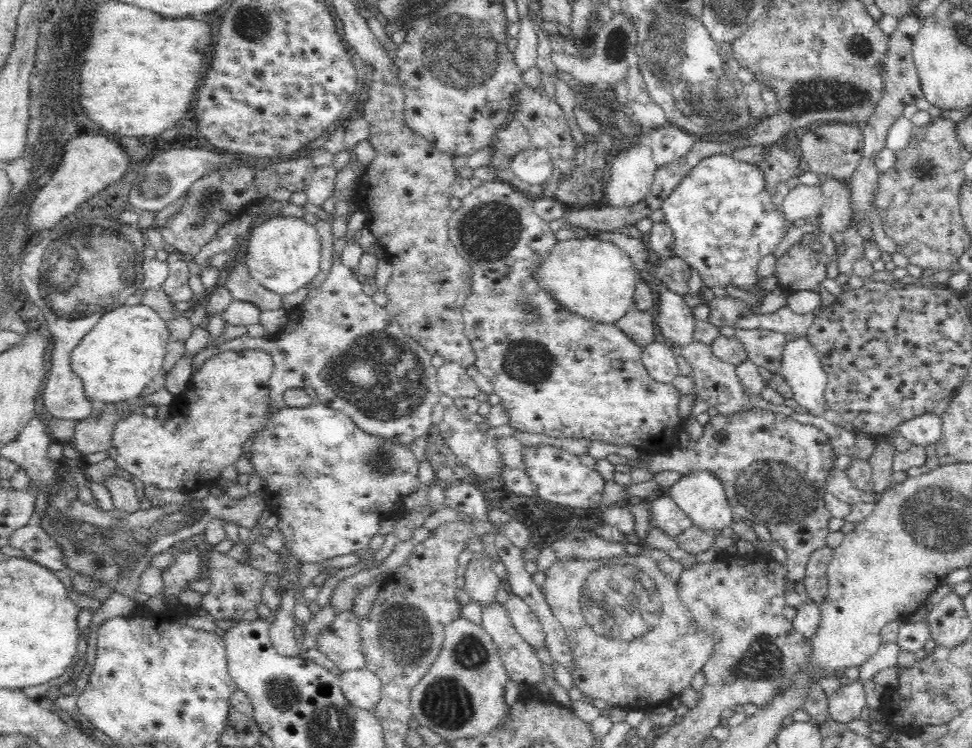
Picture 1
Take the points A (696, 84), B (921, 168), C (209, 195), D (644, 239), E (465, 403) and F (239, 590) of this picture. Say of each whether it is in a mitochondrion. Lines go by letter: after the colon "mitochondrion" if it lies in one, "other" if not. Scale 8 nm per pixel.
A: mitochondrion
B: mitochondrion
C: mitochondrion
D: other
E: other
F: other

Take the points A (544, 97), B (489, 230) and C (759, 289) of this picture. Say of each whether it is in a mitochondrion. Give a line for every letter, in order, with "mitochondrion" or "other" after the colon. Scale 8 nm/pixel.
A: other
B: mitochondrion
C: other

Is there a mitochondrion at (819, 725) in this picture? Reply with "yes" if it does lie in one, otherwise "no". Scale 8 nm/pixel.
no

